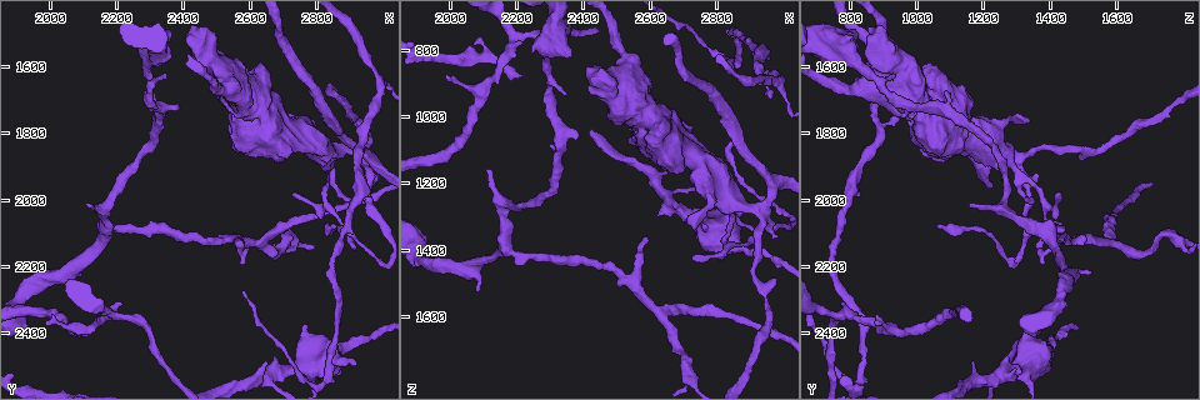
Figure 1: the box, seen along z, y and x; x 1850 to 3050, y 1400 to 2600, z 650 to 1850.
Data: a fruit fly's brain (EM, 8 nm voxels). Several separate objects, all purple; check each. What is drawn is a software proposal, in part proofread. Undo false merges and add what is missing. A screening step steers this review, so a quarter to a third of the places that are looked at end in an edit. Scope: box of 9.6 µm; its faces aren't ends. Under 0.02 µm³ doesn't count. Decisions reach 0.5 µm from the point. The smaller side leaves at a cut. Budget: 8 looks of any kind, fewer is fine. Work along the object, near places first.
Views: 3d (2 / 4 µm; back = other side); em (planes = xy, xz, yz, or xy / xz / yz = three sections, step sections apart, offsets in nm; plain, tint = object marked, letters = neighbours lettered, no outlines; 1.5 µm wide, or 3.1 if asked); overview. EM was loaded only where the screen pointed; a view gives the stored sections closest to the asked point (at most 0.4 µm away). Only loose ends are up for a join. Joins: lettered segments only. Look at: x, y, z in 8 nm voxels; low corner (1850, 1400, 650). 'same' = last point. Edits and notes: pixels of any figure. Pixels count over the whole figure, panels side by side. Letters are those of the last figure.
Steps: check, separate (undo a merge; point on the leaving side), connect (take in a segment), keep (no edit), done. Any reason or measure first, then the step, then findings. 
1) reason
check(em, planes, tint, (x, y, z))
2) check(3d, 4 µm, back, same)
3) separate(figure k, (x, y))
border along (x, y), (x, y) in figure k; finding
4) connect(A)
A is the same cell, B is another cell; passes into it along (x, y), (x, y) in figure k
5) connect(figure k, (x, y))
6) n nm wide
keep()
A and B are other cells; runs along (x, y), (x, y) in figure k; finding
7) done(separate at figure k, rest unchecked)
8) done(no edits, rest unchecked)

sharp bend
check(3d, 2 µm, (2940, 1880, 1280))

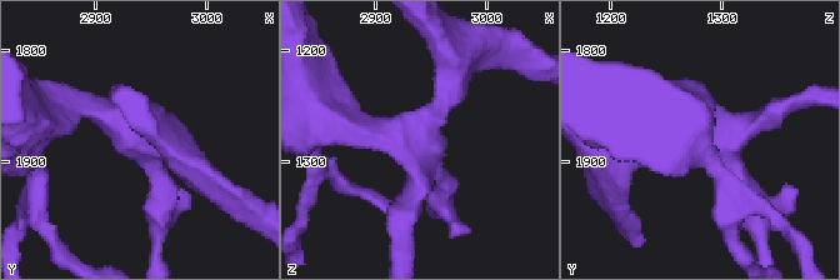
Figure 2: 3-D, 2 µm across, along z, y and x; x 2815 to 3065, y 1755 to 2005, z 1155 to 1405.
4 arms; shape alone is not enough
check(em, planes, tint, (2934, 1872, 1278))

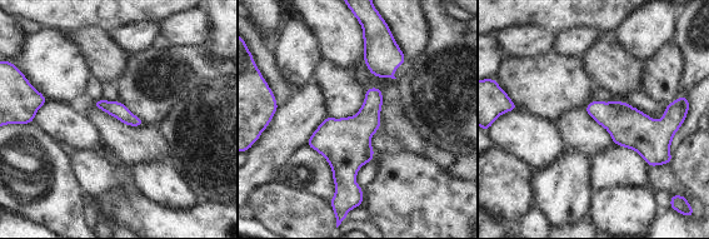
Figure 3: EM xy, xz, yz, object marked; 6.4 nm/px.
see the neighbours
check(em, planes, letters, same)

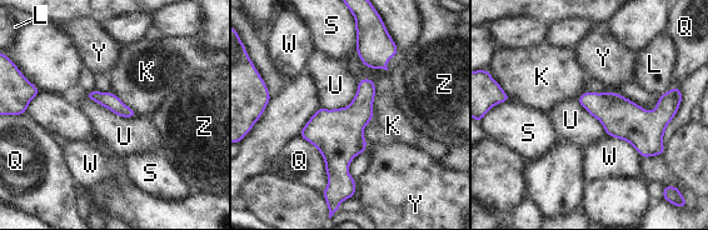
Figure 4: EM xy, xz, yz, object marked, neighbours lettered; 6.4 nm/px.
keep()
K, L, Q, S, U, W, Y and Z are other cells; runs along (368, 81), (339, 131), (332, 210) in figure 4; all the same cell

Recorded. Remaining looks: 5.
tapers out
check(em, planes, letters, (2920, 2150, 1370))

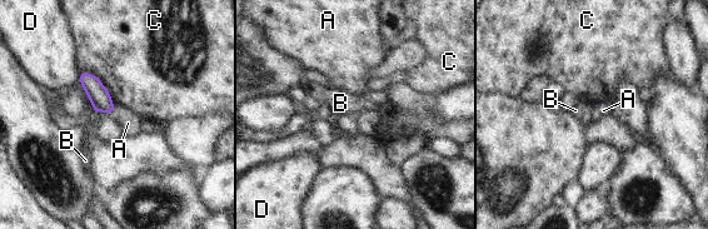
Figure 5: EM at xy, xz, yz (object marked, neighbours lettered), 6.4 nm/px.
keep()
A, B, C and D are other cells; none of them fits

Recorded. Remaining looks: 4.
free end
check(em, planes, letters, (1990, 2380, 870))

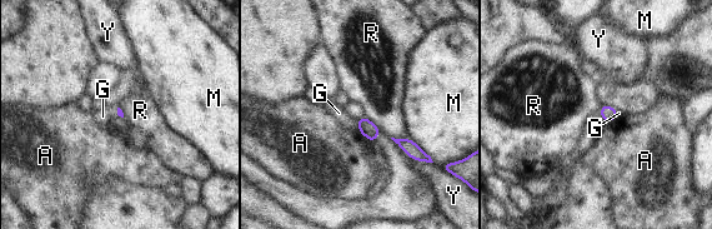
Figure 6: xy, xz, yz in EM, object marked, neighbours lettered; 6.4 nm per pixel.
connect(G)
G is the same cell, A, M, R and Y are other cells; passes into it along (367, 128), (359, 127), (339, 113) in figure 6; it goes on there

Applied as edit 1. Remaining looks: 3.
done(connect at figure 6, rest unchecked)

